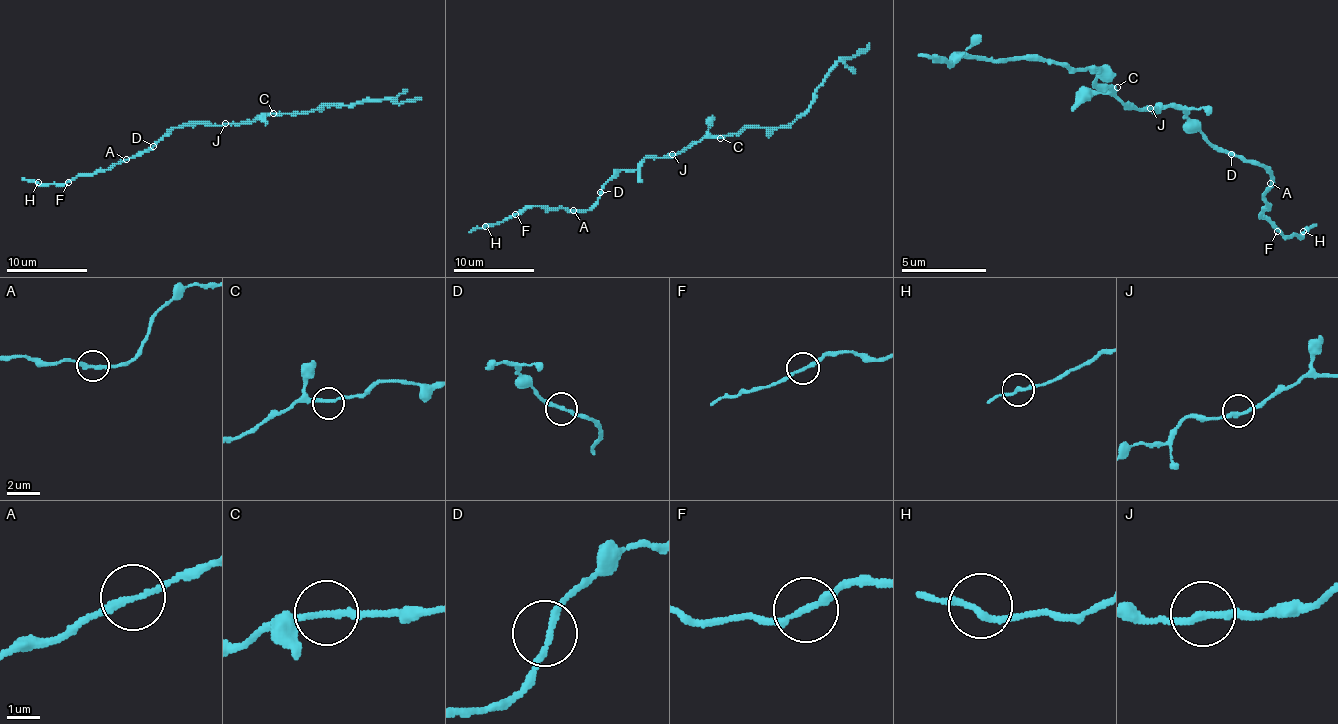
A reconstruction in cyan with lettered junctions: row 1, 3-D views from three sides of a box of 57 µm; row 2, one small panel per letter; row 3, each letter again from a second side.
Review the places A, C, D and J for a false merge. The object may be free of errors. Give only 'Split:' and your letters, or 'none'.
Split: none

